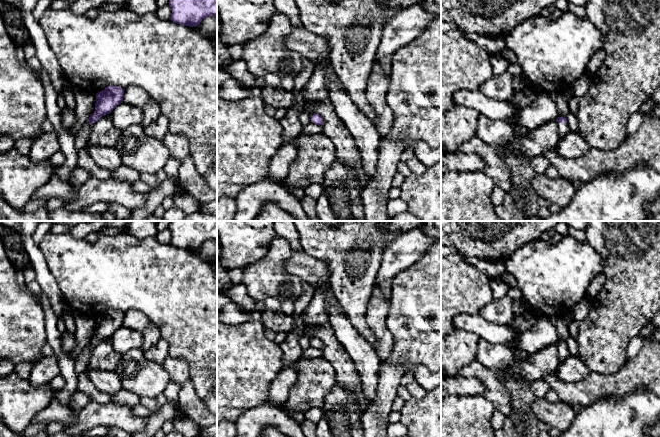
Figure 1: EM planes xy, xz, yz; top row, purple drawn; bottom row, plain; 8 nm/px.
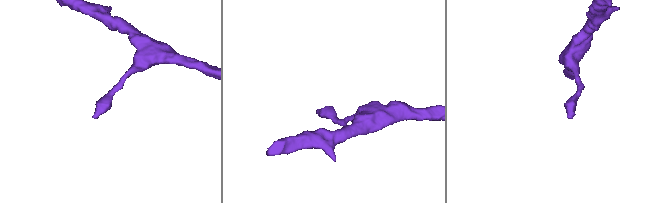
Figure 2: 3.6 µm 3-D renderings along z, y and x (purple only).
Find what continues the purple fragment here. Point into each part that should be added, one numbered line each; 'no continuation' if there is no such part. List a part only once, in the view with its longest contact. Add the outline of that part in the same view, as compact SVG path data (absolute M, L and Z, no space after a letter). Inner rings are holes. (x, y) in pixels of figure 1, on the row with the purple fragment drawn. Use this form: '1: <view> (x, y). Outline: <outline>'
1: yz (563, 128). Outline: M558 123L557 125L558 125L559 137L562 140L570 131L569 126L567 123Z

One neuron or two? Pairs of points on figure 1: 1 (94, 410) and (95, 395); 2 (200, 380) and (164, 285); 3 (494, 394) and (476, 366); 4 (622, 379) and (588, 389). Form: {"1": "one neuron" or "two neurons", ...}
{"1": "two neurons", "2": "one neuron", "3": "one neuron", "4": "one neuron"}

